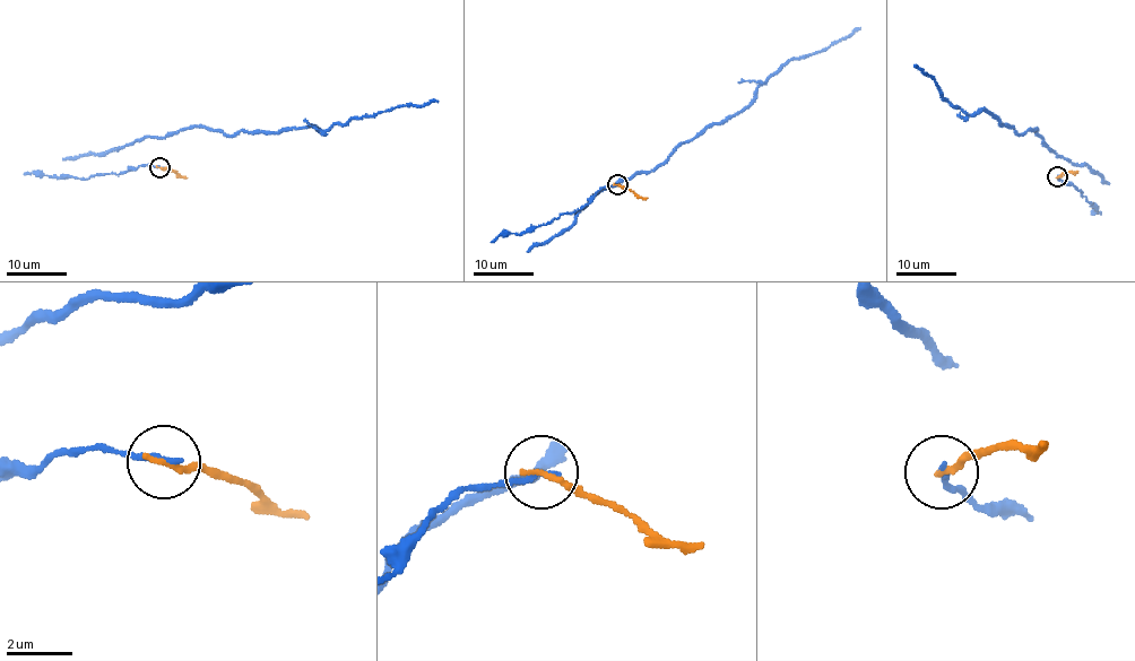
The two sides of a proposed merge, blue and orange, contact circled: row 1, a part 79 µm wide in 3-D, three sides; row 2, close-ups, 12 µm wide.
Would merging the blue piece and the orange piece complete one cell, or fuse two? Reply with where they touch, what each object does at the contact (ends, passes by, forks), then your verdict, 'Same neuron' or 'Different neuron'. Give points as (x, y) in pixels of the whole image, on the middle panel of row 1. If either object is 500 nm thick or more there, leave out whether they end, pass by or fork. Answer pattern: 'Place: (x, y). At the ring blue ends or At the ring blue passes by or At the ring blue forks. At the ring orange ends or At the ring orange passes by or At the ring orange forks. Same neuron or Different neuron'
Place: (617, 184). At the ring blue ends. At the ring orange ends. Different neuron

